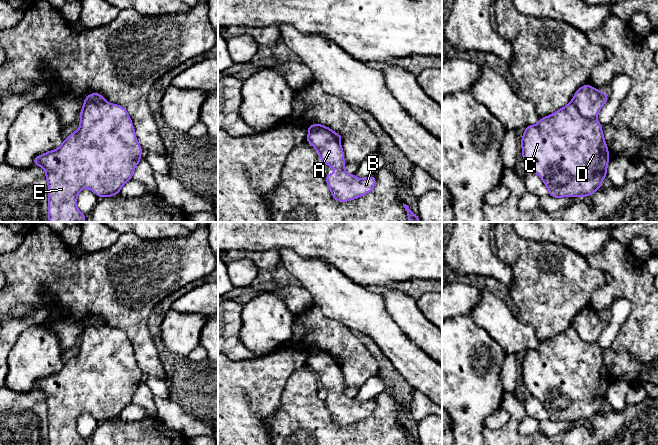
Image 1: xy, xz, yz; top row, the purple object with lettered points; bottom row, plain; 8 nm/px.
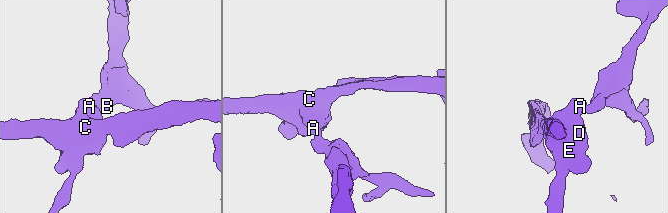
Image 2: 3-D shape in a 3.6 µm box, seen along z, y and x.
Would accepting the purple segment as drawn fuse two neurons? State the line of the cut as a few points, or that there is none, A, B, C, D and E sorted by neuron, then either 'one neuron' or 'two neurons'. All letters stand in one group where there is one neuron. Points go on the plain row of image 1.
cut xz (309, 354), (328, 354), (339, 366); groups A B / C D E; two neurons

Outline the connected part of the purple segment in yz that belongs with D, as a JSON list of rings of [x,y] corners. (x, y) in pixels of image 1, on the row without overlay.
[[[573,324],[553,338],[541,342],[536,349],[526,351],[521,370],[529,395],[540,400],[552,421],[586,421],[600,413],[603,403],[607,400],[610,380],[602,349],[596,342],[584,341]]]

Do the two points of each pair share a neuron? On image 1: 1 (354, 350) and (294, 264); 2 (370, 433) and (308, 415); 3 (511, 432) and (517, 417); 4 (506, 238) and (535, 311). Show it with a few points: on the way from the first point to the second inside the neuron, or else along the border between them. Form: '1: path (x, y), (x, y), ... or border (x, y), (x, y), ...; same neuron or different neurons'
1: border (313, 305), (349, 329); different neurons
2: path (355, 433), (326, 433), (323, 430); same neuron
3: path (511, 428), (514, 421); same neuron
4: path (522, 256), (535, 269), (535, 293); same neuron

